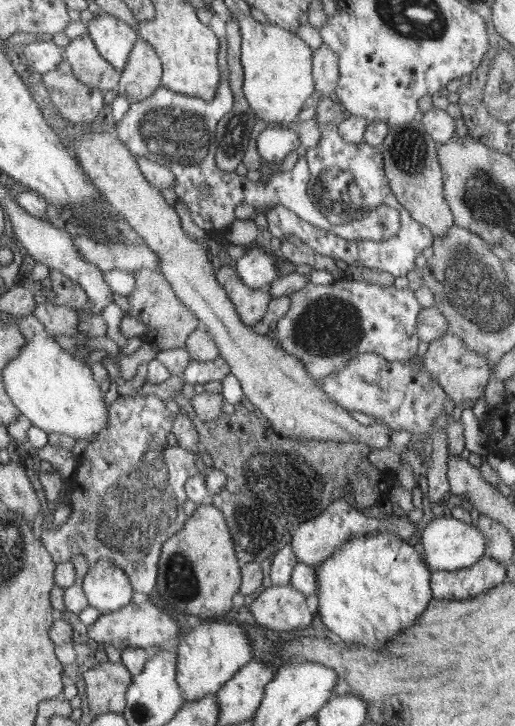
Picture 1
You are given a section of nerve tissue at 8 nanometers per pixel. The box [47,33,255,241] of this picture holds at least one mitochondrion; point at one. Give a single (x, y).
(172, 130)

